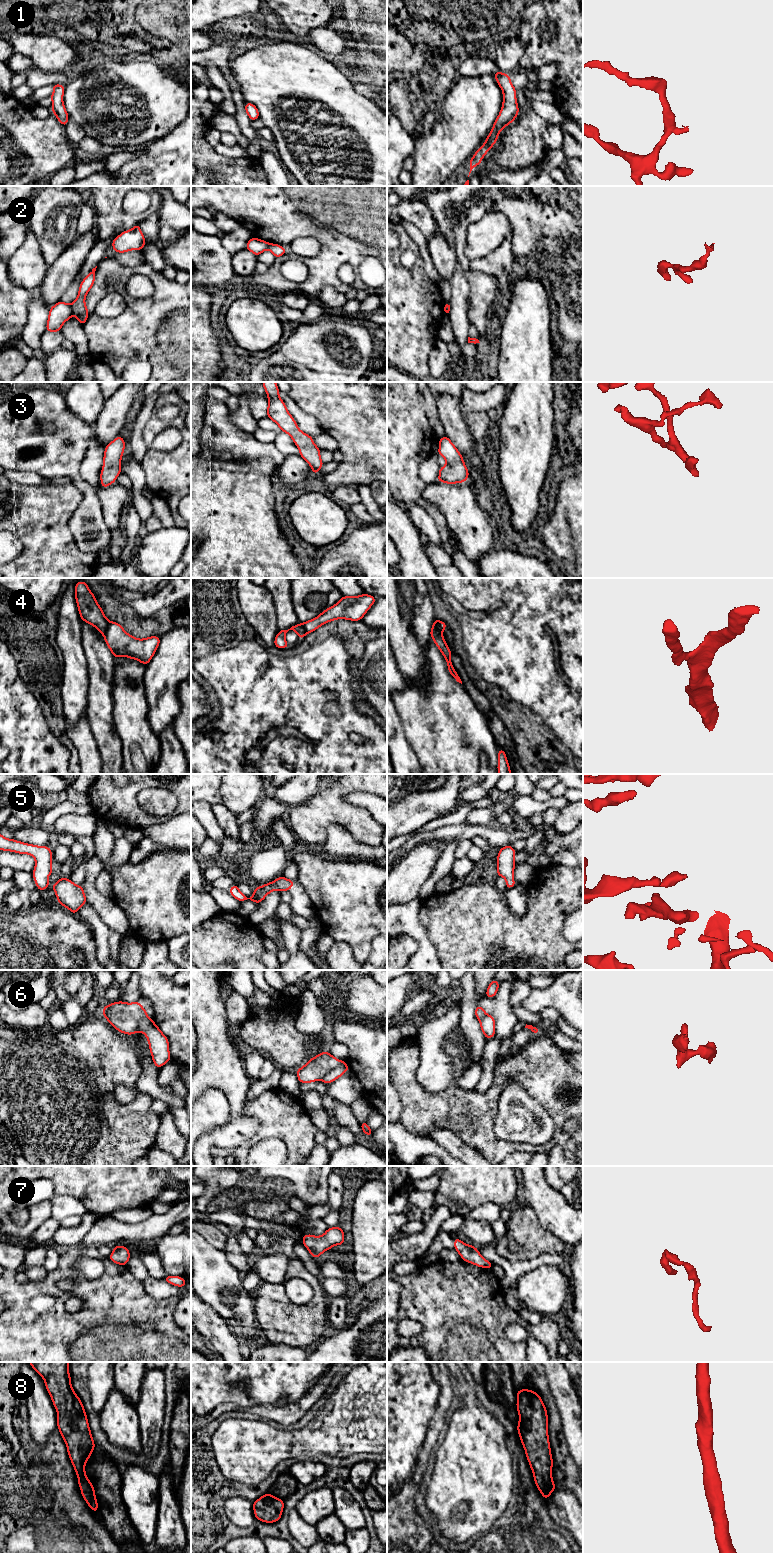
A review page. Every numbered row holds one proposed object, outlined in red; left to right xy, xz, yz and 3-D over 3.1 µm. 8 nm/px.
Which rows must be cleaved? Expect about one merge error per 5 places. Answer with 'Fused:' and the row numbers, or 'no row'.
Fused: 2, 4, 6

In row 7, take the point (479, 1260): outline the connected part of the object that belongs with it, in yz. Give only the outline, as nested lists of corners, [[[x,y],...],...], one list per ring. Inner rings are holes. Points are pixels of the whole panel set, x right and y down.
[[[459,1238],[454,1239],[454,1249],[459,1253],[463,1261],[474,1264],[481,1268],[492,1269],[493,1263],[487,1261],[479,1252],[477,1247],[465,1244]]]

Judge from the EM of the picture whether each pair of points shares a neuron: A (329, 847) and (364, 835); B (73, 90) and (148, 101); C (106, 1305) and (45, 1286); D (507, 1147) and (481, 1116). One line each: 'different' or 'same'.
A: different
B: same
C: same
D: same

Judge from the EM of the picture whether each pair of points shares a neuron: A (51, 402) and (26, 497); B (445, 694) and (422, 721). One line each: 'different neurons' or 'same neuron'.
A: different neurons
B: same neuron

